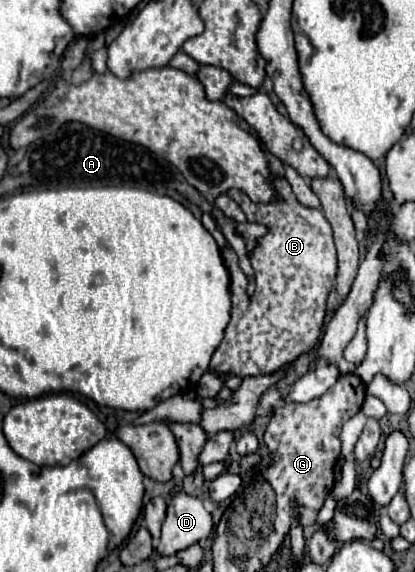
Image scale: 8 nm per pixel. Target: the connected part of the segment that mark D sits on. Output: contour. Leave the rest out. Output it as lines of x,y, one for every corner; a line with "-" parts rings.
176,493
168,505
162,525
158,555
176,555
178,551
206,539
212,533
212,517
198,497

